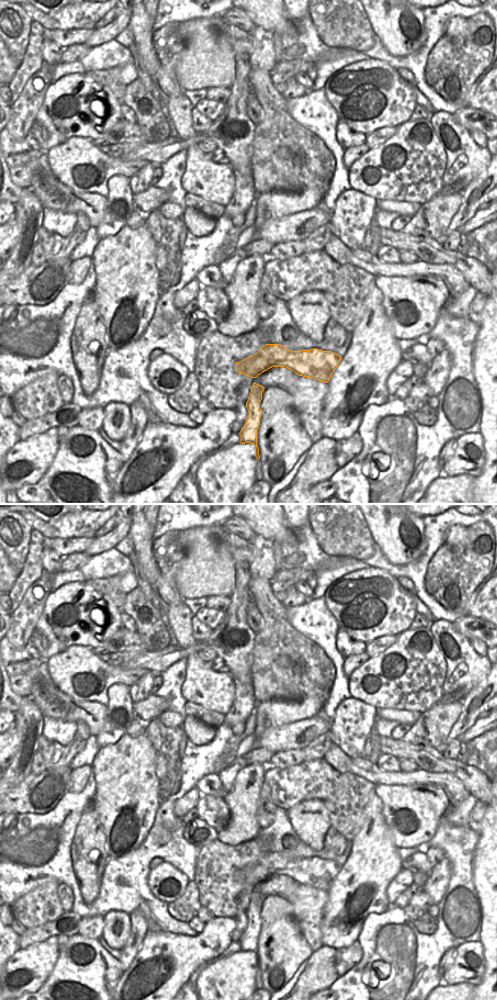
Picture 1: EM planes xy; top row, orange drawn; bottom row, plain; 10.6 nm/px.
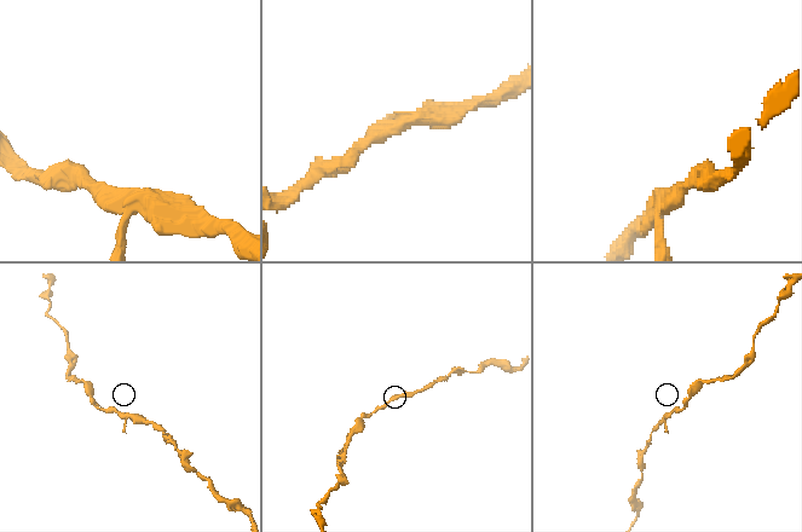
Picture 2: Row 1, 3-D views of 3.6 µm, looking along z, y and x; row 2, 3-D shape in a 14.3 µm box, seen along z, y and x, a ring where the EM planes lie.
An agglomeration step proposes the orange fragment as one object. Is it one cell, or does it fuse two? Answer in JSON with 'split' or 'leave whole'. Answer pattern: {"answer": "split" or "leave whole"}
{"answer": "leave whole"}

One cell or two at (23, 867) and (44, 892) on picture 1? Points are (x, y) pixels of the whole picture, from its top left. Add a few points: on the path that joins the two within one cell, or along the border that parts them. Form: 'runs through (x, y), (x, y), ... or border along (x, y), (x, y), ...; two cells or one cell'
border along (59, 883), (48, 881), (16, 900); two cells

